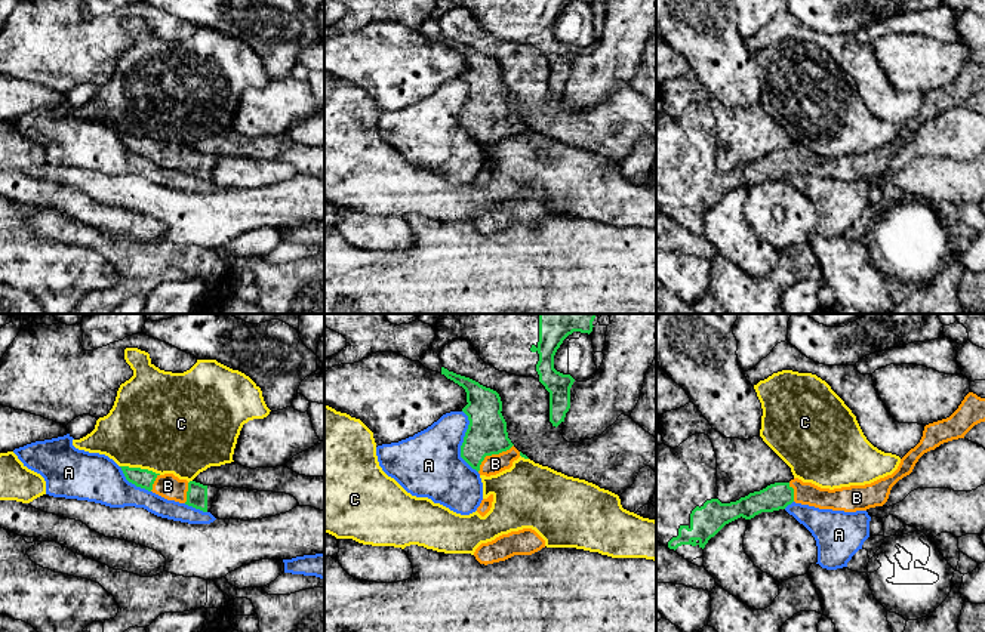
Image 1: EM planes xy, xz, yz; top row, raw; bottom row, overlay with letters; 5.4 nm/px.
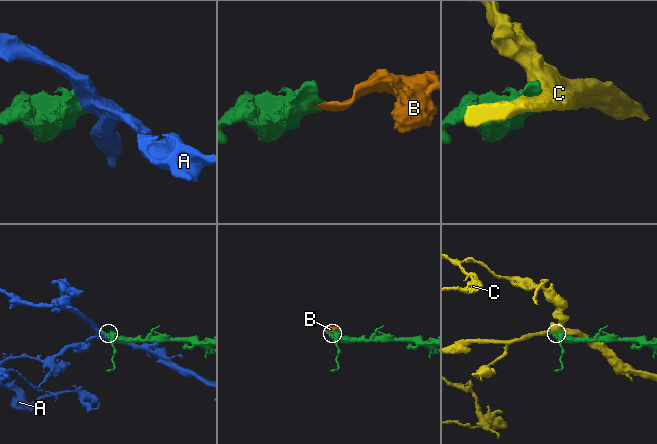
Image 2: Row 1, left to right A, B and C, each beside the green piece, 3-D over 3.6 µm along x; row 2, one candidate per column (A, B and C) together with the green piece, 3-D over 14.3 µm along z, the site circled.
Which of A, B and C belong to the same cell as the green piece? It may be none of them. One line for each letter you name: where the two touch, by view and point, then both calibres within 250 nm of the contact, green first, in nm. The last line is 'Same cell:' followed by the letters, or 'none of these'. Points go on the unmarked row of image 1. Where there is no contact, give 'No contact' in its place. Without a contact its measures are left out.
B: Touches green at xz (492, 122). Thickness 220 nm (green) against 110 nm
Same cell: B

